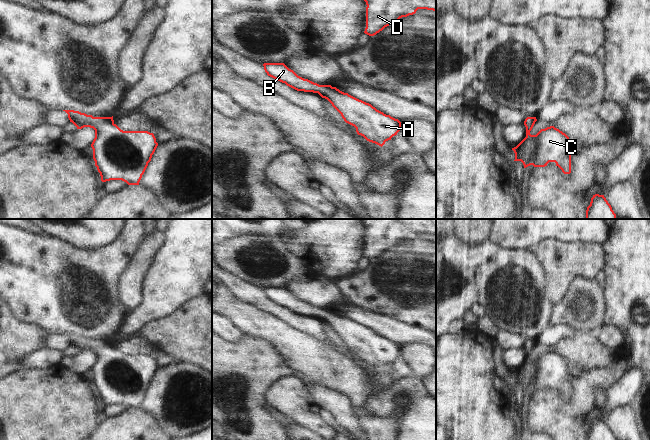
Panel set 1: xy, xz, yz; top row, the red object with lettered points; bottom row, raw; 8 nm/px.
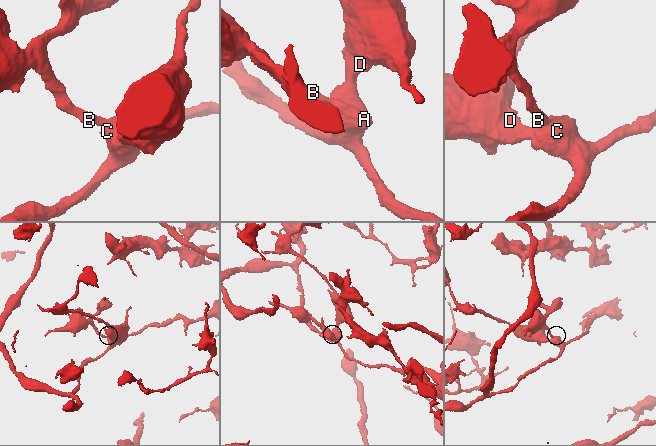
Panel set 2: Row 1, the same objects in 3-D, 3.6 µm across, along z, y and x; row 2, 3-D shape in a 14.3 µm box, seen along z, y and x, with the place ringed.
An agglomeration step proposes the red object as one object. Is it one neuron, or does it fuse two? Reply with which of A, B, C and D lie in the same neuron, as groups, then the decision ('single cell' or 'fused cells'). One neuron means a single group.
A B C D; single cell

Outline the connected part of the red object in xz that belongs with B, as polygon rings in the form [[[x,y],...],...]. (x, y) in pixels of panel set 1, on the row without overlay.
[[[264,287],[268,300],[285,307],[287,310],[304,316],[318,317],[327,323],[341,338],[344,345],[356,352],[358,359],[367,365],[383,370],[386,365],[401,354],[398,343],[377,334],[371,328],[344,317],[331,309],[319,309],[298,300],[284,287]]]

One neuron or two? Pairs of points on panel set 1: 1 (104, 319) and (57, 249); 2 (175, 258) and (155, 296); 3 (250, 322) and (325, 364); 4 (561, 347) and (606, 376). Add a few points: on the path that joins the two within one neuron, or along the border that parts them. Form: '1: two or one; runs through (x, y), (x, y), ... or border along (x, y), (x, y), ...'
1: one; runs through (87, 302), (57, 272), (57, 266)
2: one; runs through (175, 267), (175, 276), (164, 287)
3: one; runs through (269, 328), (276, 331), (306, 356)
4: two; border along (615, 357), (604, 368), (573, 375)

